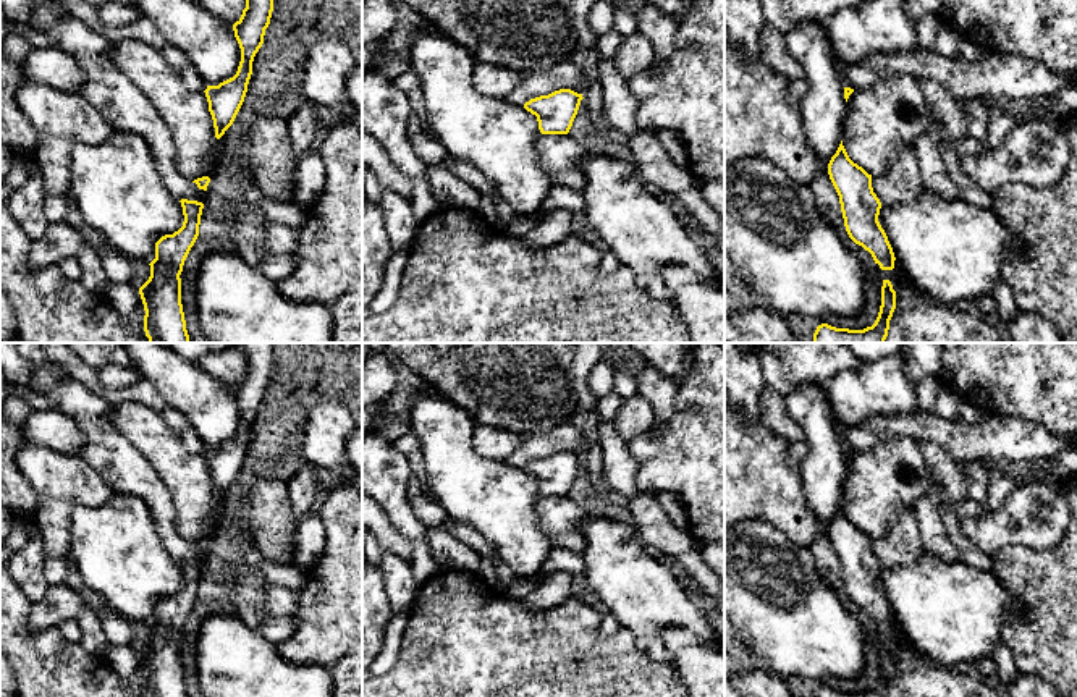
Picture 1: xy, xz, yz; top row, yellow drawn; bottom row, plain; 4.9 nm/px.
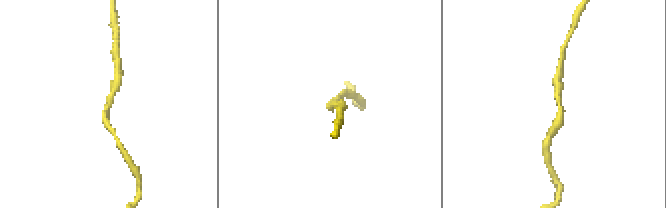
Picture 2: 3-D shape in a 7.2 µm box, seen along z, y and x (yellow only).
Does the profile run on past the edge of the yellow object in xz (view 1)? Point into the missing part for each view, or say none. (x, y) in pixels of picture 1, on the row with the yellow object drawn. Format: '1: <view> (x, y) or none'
1: none

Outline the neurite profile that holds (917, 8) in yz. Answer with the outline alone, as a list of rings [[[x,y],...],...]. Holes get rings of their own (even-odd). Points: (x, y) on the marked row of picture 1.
[[[906,0],[907,11],[917,19],[925,15],[940,15],[941,0]]]

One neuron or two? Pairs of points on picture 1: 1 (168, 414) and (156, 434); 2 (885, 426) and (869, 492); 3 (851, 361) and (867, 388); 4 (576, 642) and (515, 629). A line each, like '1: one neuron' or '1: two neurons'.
1: two neurons
2: two neurons
3: two neurons
4: one neuron

